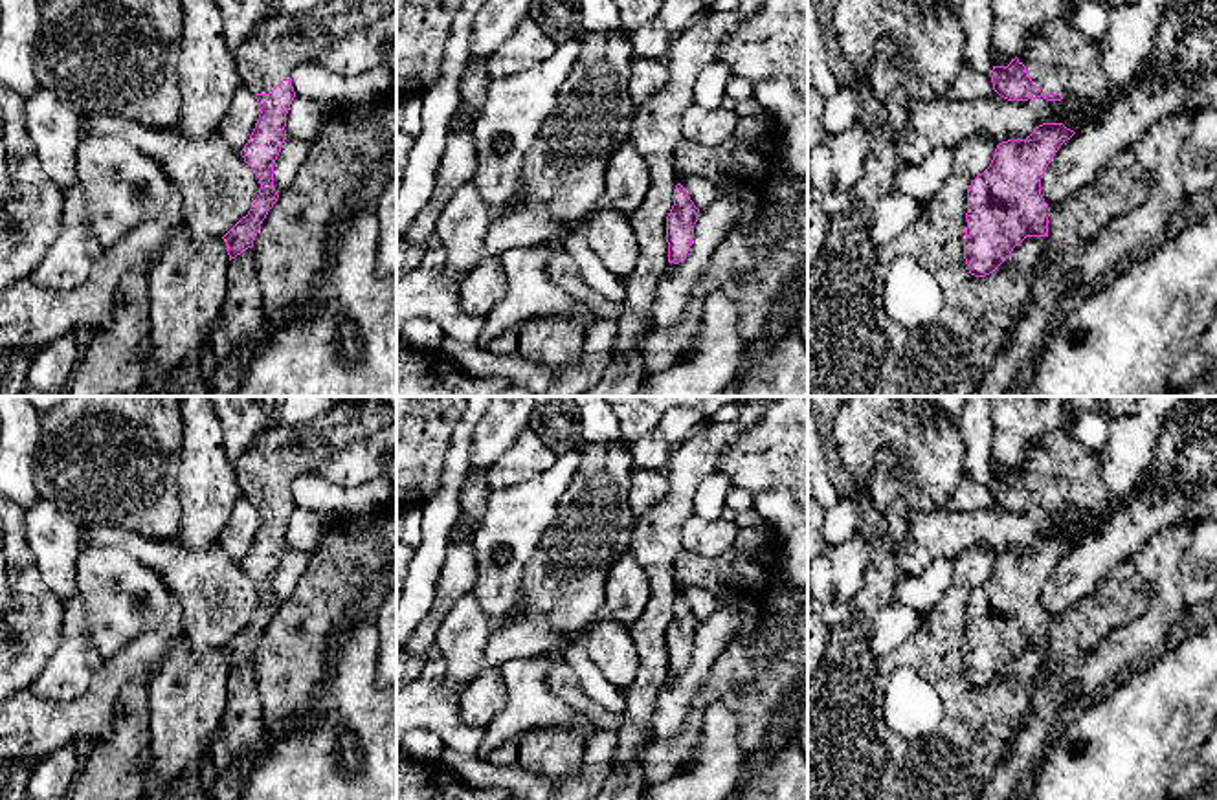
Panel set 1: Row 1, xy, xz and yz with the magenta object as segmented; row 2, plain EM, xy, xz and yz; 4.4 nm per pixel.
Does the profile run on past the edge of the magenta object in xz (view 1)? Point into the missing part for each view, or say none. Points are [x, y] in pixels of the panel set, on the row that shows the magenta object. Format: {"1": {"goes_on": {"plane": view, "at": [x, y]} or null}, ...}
{"1": {"goes_on": null}}

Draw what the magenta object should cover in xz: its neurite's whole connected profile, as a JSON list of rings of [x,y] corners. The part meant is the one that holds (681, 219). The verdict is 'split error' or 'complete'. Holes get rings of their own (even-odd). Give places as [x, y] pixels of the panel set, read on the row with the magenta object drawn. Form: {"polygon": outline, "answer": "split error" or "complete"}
{"polygon": [[[677,183],[674,189],[674,206],[666,217],[668,262],[679,264],[687,259],[698,213],[699,209],[690,200],[687,189]]], "answer": "complete"}

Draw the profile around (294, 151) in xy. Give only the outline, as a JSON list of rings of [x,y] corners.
[[[286,138],[274,165],[274,187],[277,194],[290,187],[299,167],[308,156],[310,143]]]

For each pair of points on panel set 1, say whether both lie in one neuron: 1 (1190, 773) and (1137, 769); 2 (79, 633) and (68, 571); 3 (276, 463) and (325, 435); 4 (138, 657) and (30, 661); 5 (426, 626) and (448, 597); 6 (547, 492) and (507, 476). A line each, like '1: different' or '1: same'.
1: different
2: different
3: same
4: different
5: same
6: different

